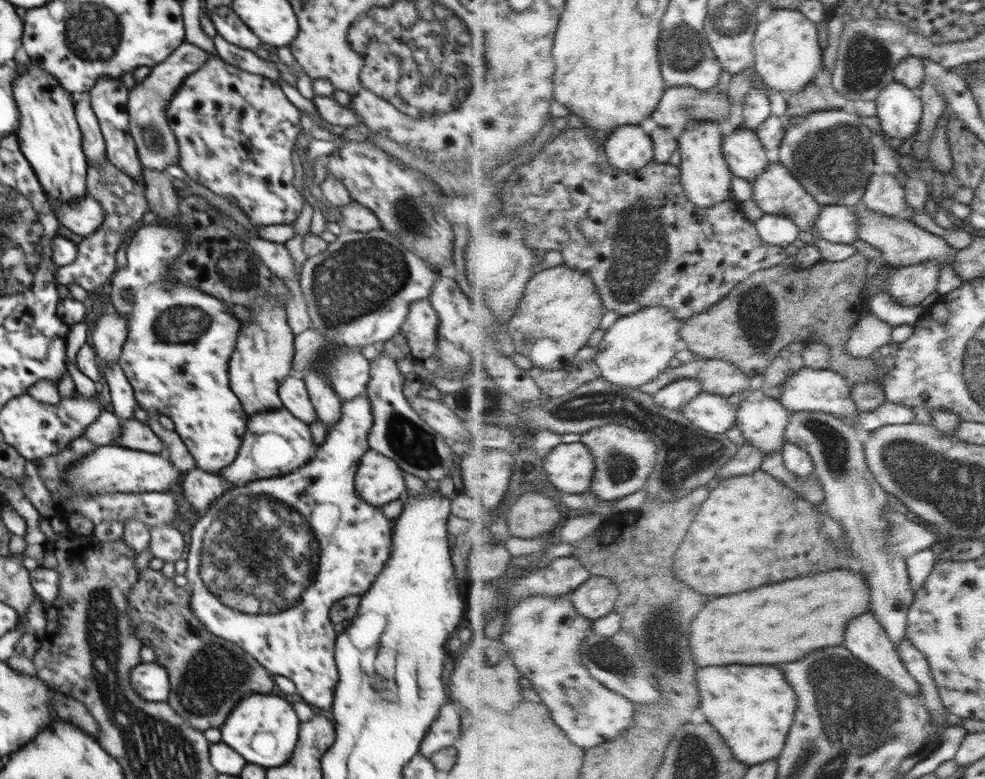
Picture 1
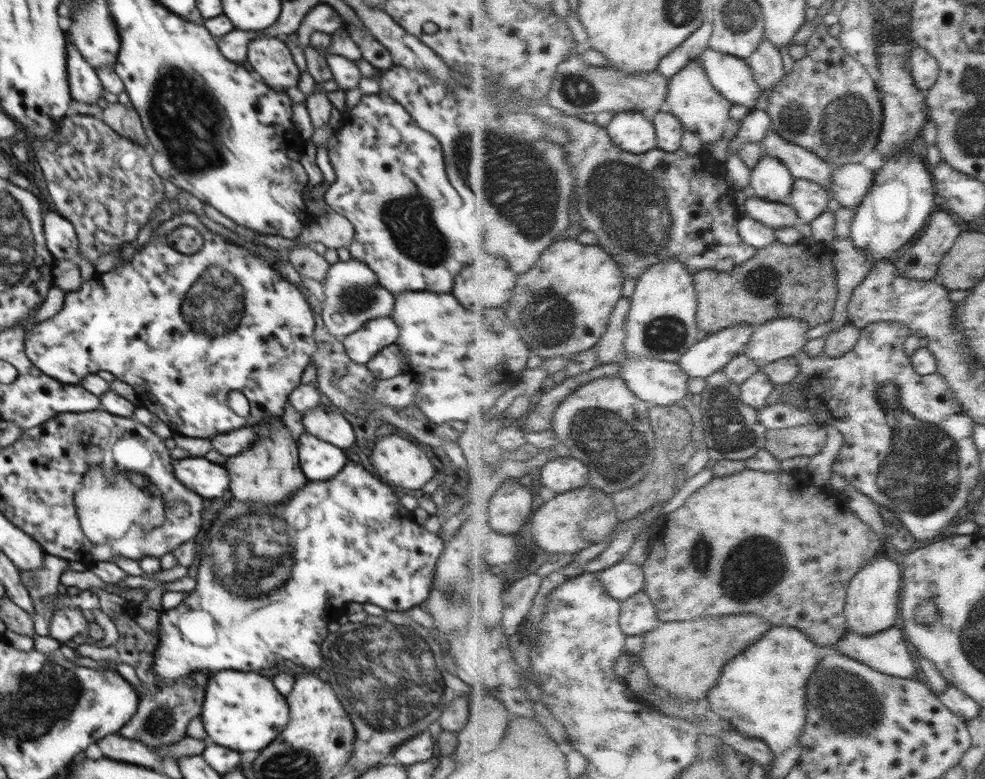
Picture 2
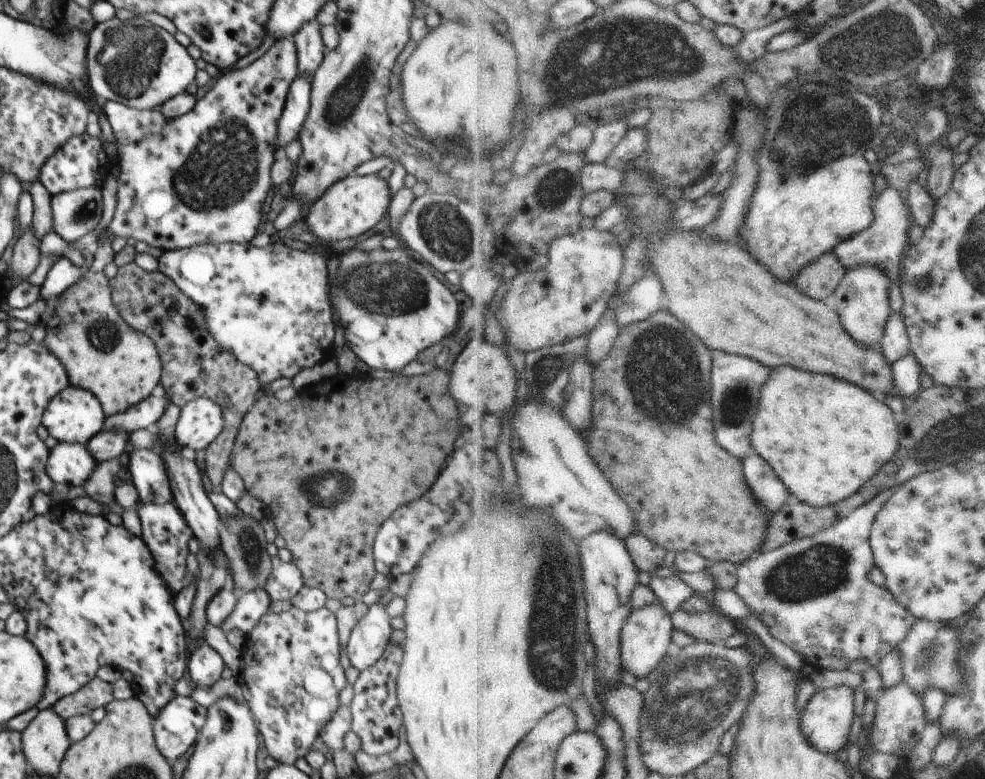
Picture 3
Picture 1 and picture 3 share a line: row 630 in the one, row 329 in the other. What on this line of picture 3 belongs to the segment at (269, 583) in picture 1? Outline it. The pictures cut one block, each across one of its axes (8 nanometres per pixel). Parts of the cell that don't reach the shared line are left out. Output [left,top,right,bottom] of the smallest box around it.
[158,241,334,386]

